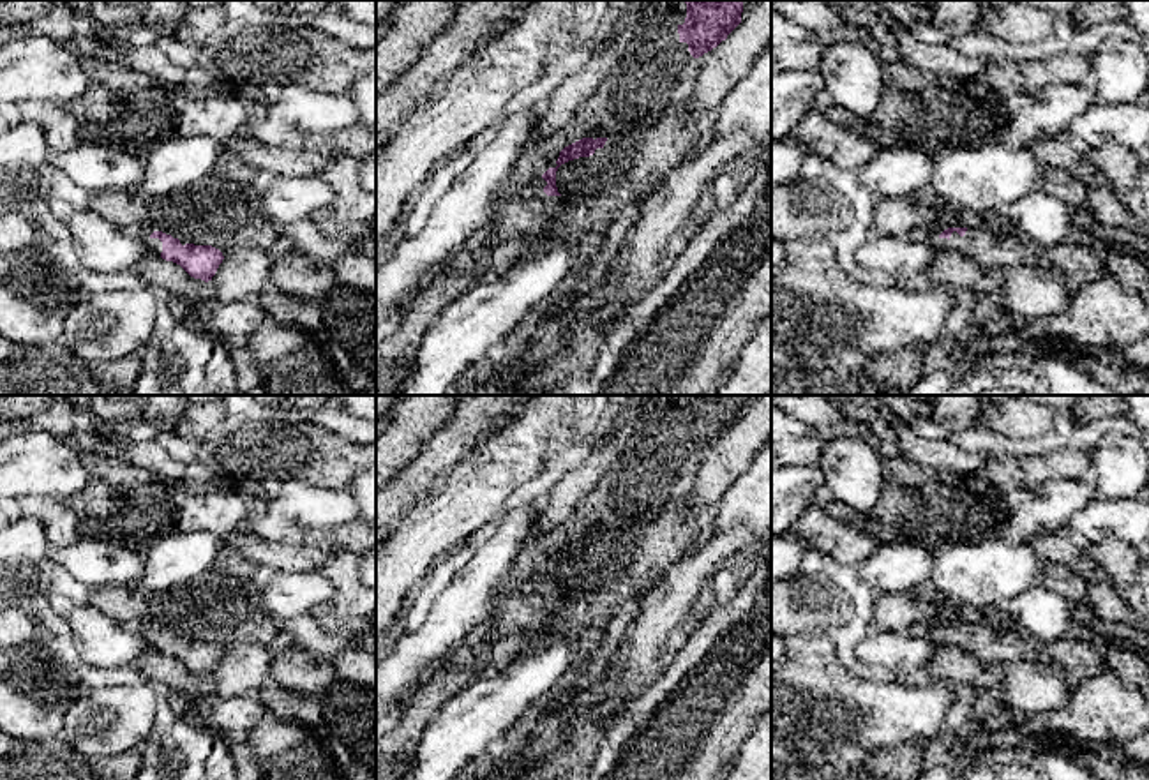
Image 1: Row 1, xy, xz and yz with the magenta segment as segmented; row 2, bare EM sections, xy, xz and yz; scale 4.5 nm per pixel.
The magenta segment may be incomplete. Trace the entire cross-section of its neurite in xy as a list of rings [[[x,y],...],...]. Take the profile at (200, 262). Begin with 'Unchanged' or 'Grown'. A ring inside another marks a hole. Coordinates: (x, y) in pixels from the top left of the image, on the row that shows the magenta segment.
Grown. [[[154,231],[146,245],[162,259],[180,265],[191,277],[205,282],[212,281],[224,259],[222,252],[212,245],[182,245],[178,238],[162,231]]]

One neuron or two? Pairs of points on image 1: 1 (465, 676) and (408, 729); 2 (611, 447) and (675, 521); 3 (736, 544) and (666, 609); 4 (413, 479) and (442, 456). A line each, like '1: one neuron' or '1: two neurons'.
1: one neuron
2: two neurons
3: one neuron
4: one neuron

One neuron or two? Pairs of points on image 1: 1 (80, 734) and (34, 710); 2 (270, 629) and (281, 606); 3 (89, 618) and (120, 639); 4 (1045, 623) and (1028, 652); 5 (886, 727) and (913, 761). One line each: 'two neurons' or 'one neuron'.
1: two neurons
2: two neurons
3: one neuron
4: two neurons
5: two neurons

